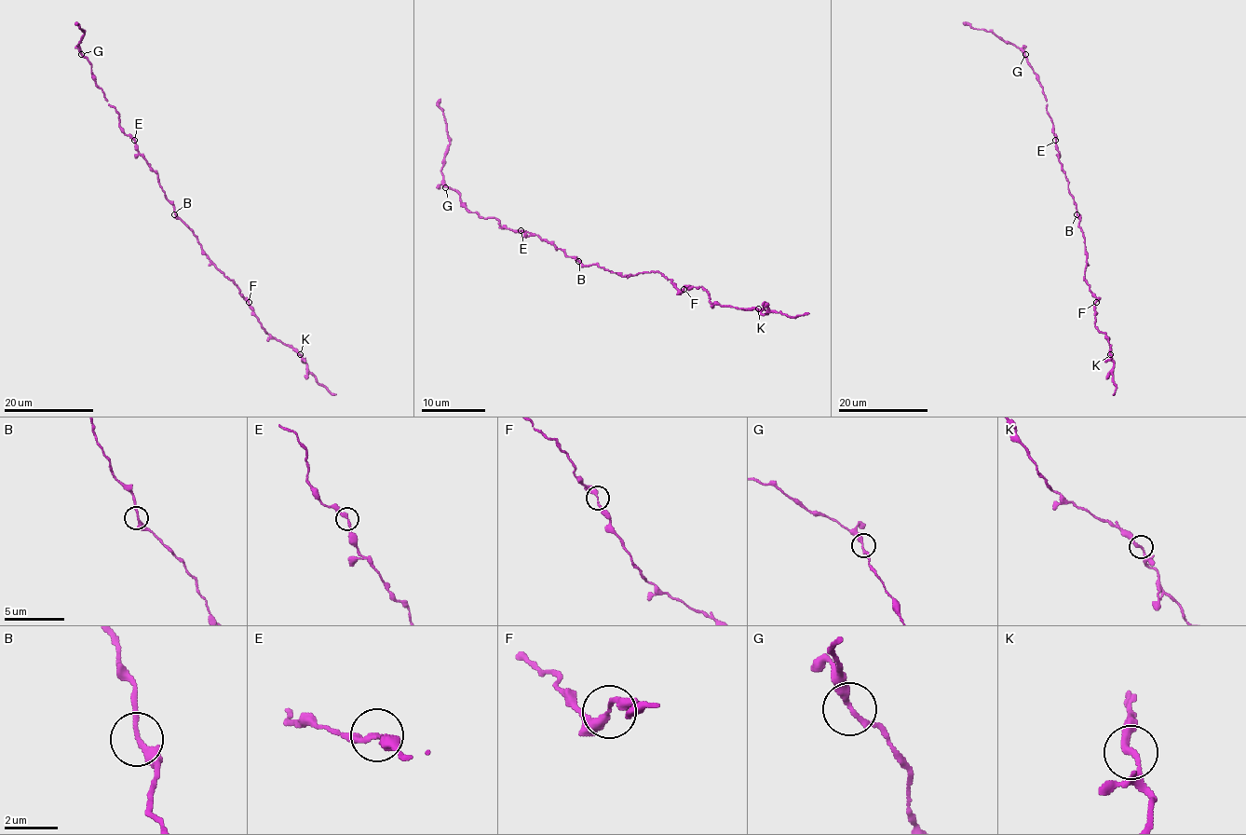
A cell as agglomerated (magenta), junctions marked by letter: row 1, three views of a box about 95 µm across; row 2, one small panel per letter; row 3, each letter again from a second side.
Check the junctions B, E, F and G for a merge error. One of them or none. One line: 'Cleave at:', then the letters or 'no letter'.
Cleave at: no letter

